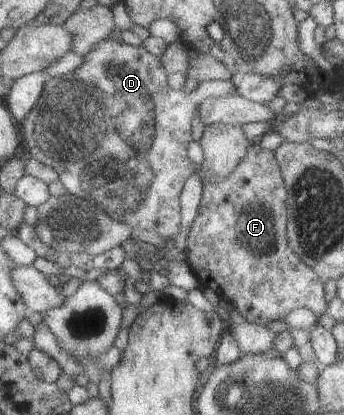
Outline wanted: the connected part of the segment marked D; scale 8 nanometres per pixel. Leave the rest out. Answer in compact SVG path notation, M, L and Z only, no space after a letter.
M118 33L108 36L102 42L98 42L96 48L83 58L84 63L79 68L65 75L57 75L48 79L46 88L44 88L44 94L40 97L38 104L34 106L32 112L26 117L26 120L21 123L22 138L25 138L29 152L32 154L32 157L37 158L40 162L55 168L59 172L60 181L64 184L67 192L75 194L84 200L90 200L100 210L105 210L108 216L111 216L114 220L124 222L124 224L129 224L130 226L136 226L136 224L142 226L144 224L146 230L154 230L162 238L170 238L178 234L180 232L180 224L183 223L181 195L188 178L192 178L194 173L196 173L196 164L188 156L188 144L192 142L192 120L194 120L196 114L199 114L200 105L206 98L211 95L238 95L236 86L232 84L231 80L225 81L220 79L201 82L194 90L187 91L185 88L172 90L170 84L168 84L170 72L166 72L166 68L164 68L160 57L150 54L143 44L140 46L126 44Z

